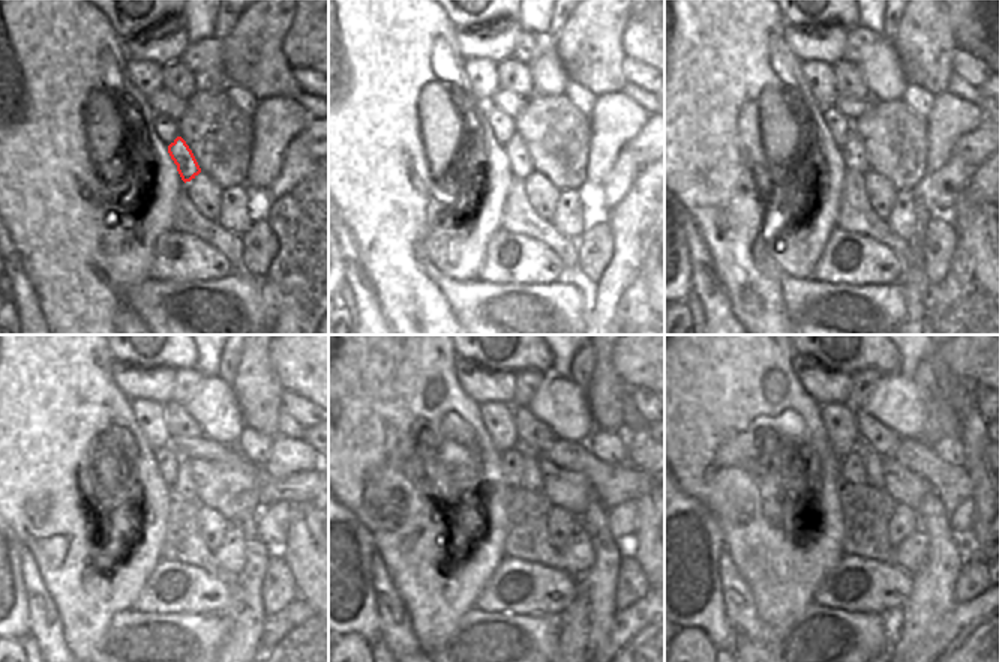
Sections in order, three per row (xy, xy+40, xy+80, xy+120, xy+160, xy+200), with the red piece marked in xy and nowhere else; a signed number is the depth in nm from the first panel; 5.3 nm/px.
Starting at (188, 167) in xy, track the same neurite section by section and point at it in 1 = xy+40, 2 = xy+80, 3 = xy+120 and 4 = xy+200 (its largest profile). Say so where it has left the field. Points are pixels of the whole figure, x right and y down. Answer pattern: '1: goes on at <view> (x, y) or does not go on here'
1: goes on at xy+40 (521, 162)
2: goes on at xy+80 (854, 155)
3: goes on at xy+120 (183, 488)
4: goes on at xy+200 (872, 460)

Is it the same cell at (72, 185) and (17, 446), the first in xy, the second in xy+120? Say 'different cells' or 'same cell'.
same cell

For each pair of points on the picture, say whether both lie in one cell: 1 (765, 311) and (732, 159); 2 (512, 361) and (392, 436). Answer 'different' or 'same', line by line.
1: same
2: different

